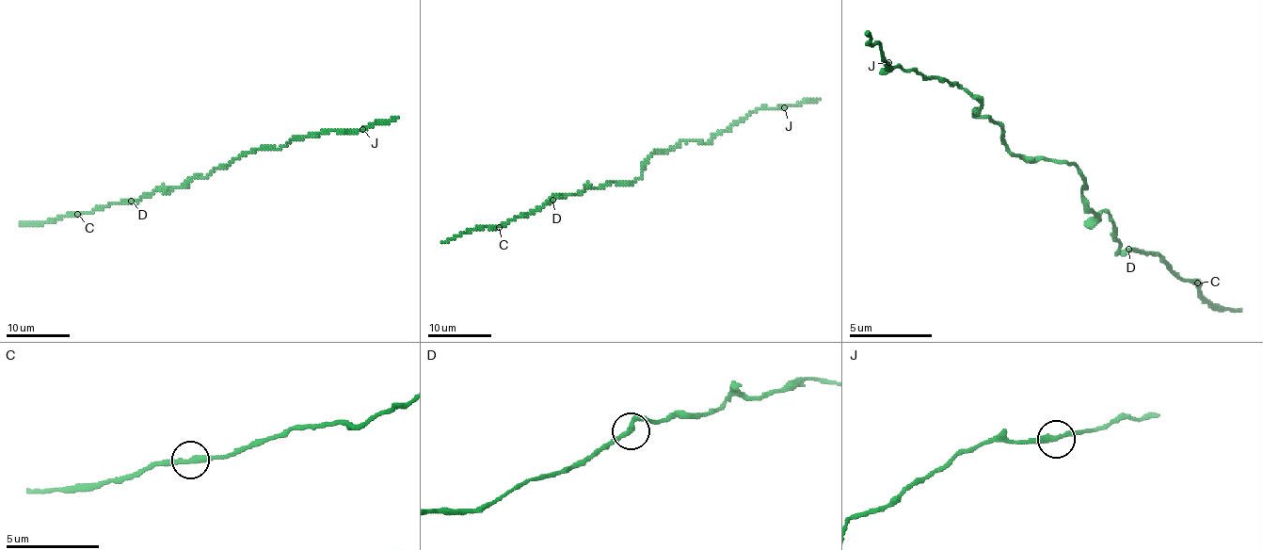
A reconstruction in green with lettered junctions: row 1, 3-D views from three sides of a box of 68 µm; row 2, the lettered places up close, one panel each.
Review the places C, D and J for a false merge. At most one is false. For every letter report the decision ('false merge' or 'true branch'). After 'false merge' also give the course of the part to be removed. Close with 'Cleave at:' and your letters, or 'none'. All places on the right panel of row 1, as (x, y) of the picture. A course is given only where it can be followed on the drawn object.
C: true branch
D: true branch
J: true branch
Cleave at: none

